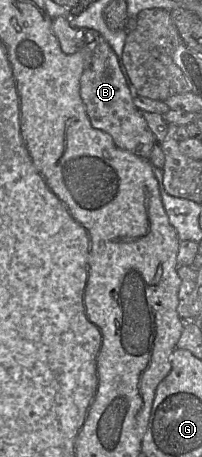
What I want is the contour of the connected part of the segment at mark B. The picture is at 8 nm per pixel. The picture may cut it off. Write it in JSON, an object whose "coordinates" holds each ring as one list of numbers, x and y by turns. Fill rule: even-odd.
{"coordinates":[[65,16,52,20,52,30,65,54,74,54,83,47,88,47,92,52,91,66,80,77,80,95,91,125,108,133,119,148,149,160,155,145,155,136,142,112,133,103,133,97,112,47,98,31,90,28,74,28]]}

